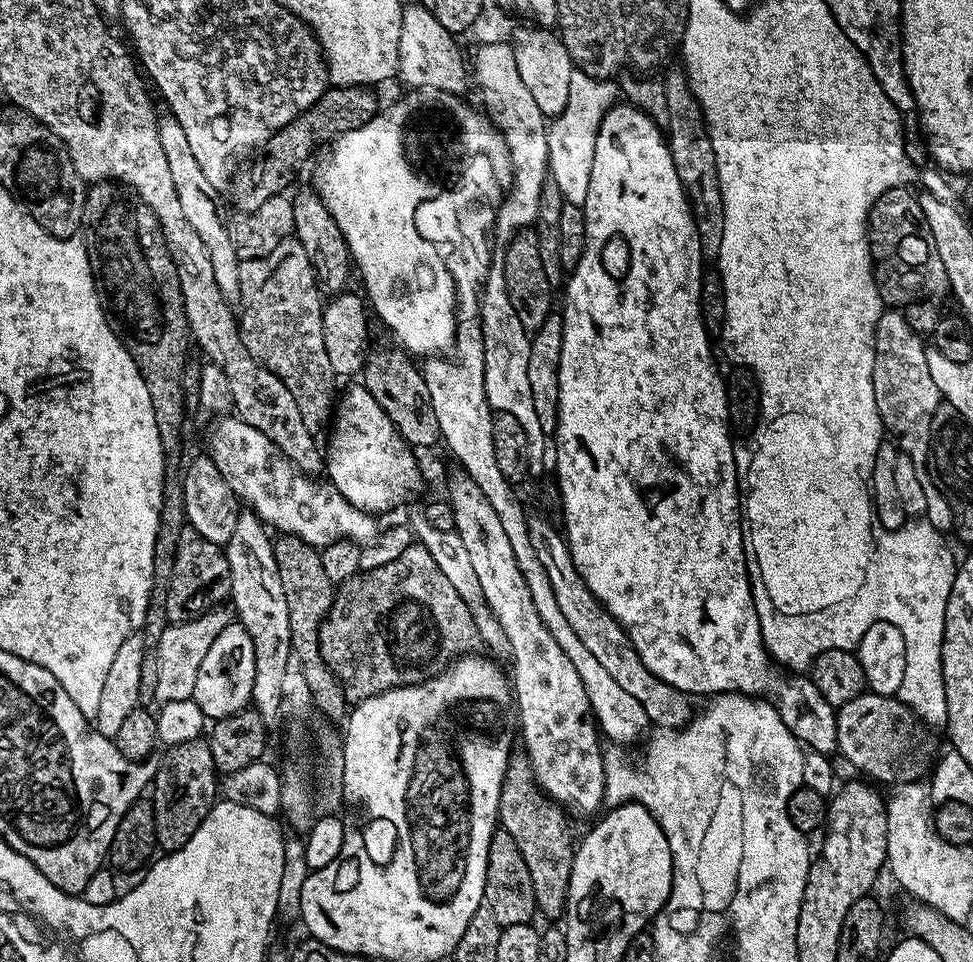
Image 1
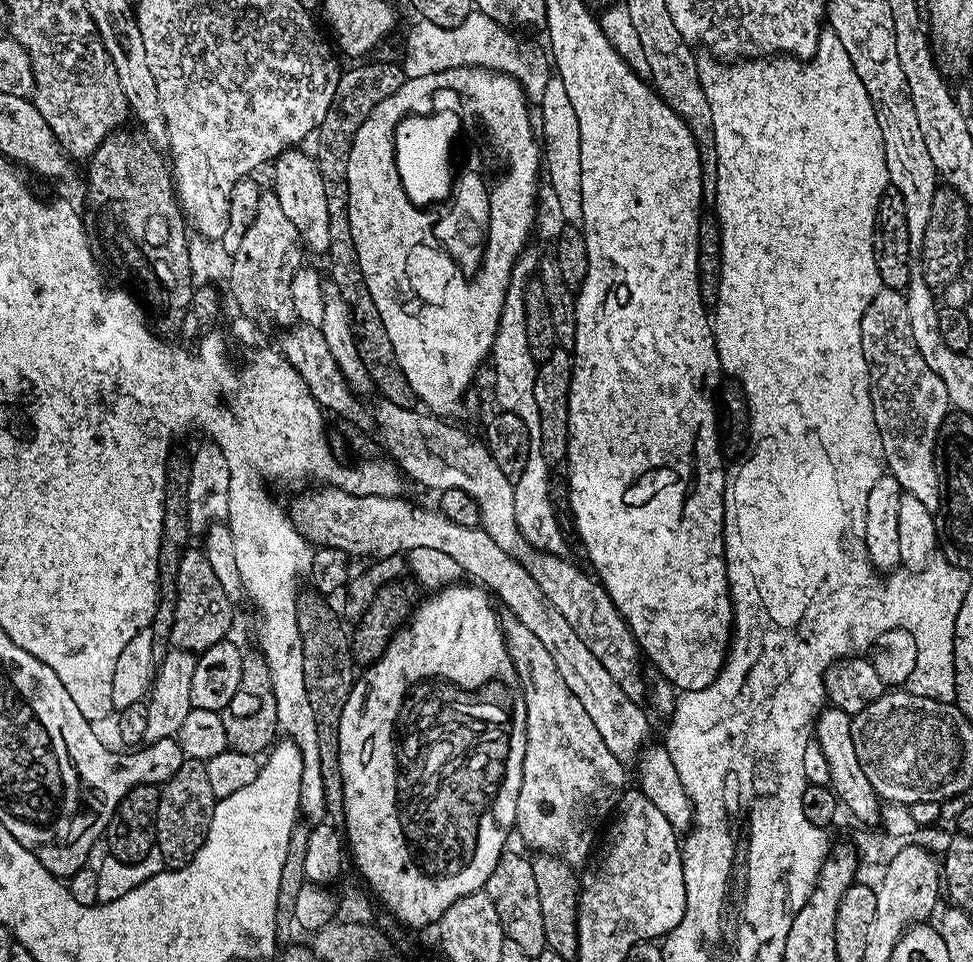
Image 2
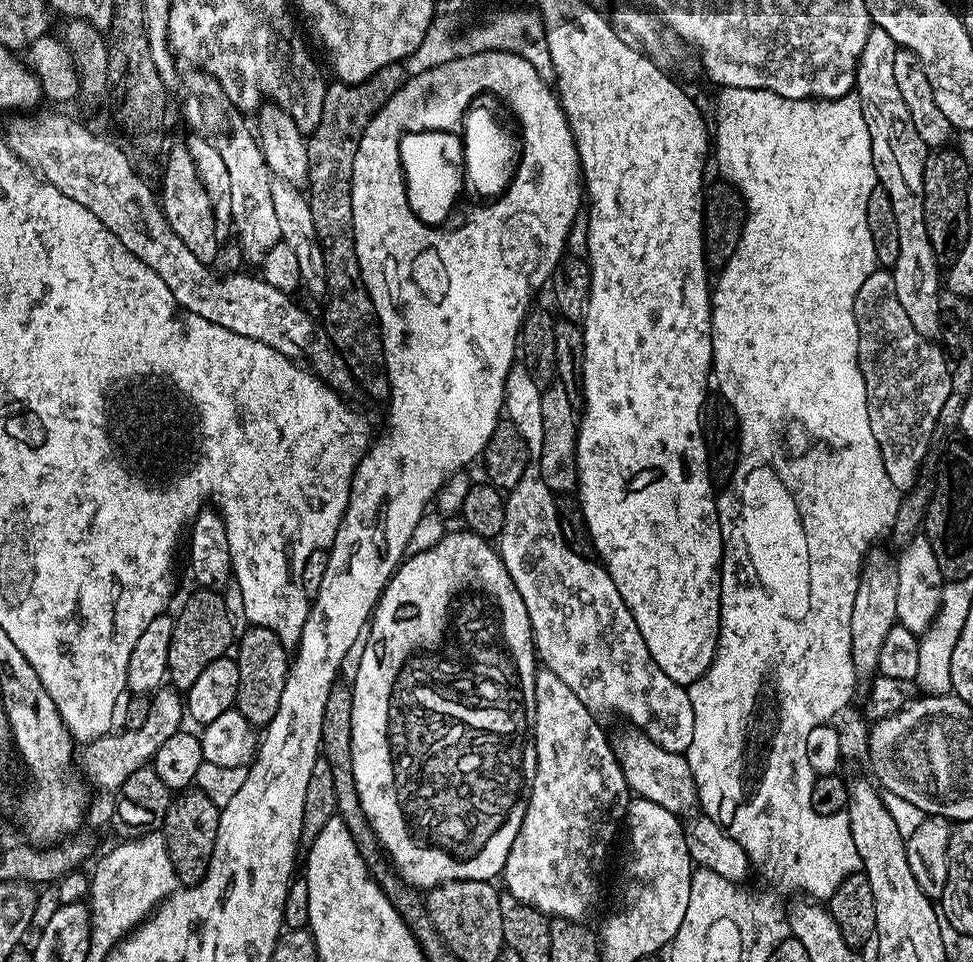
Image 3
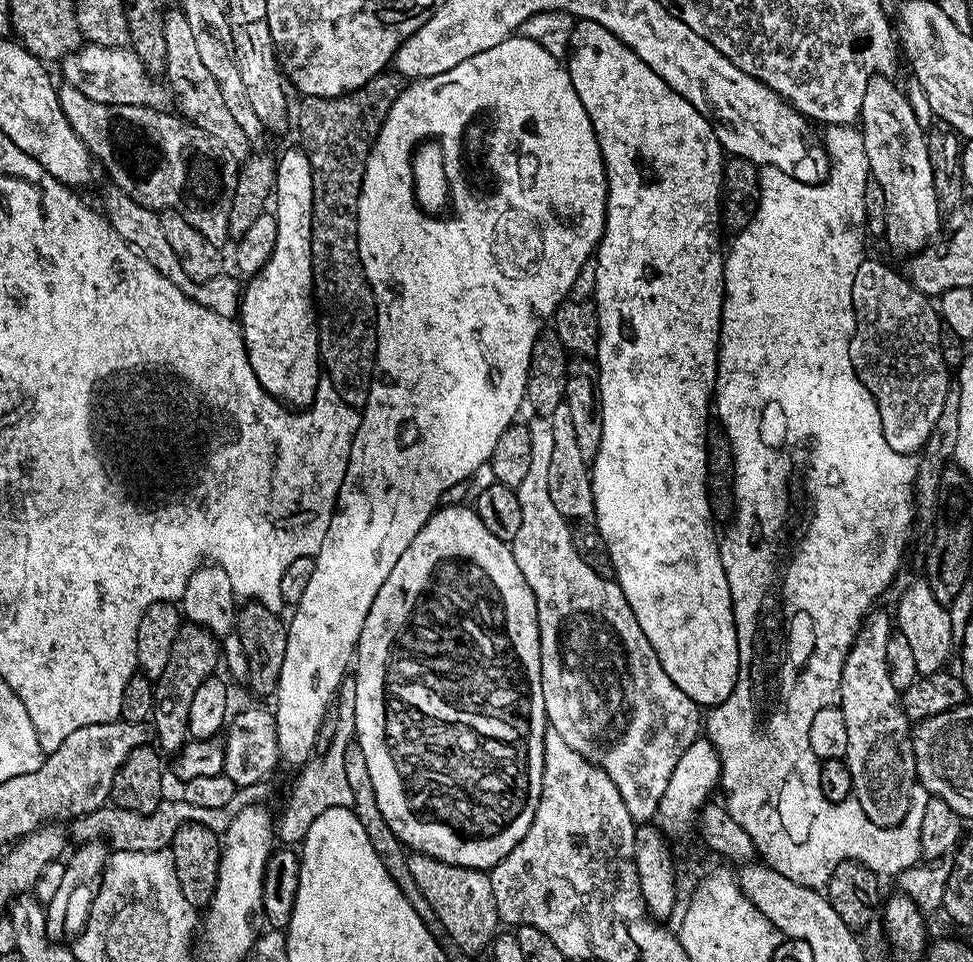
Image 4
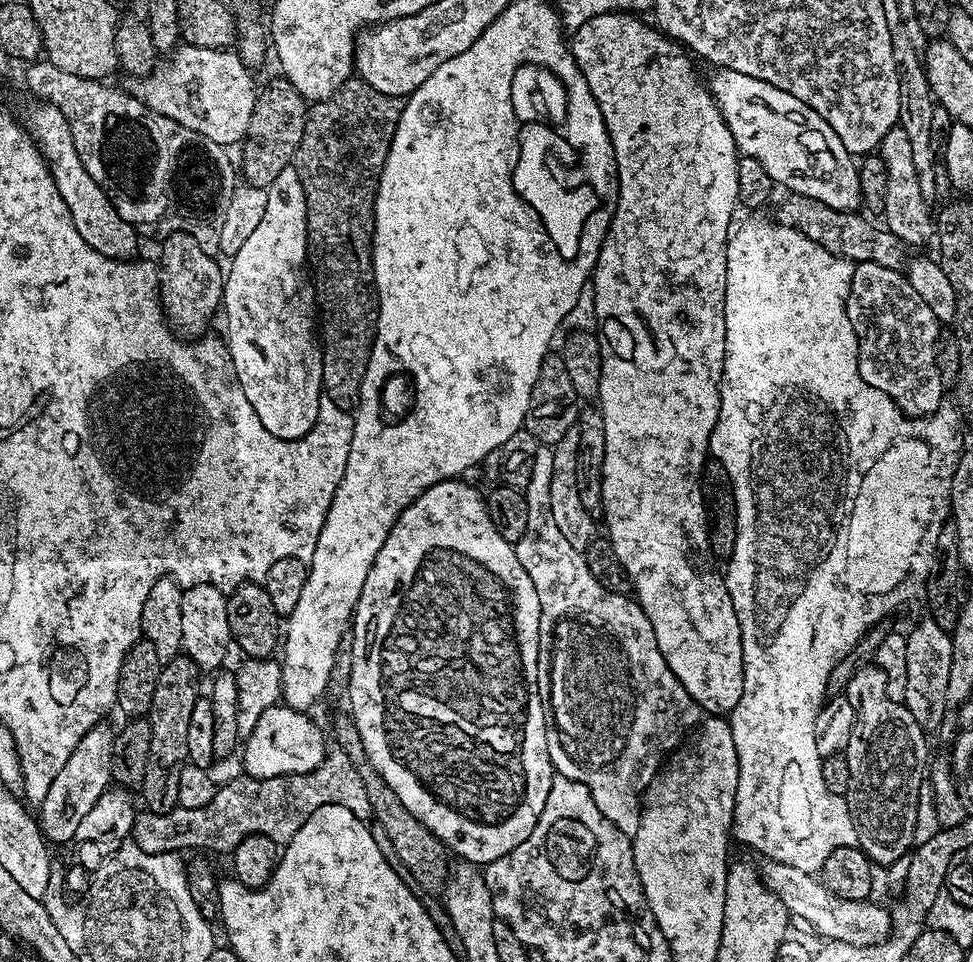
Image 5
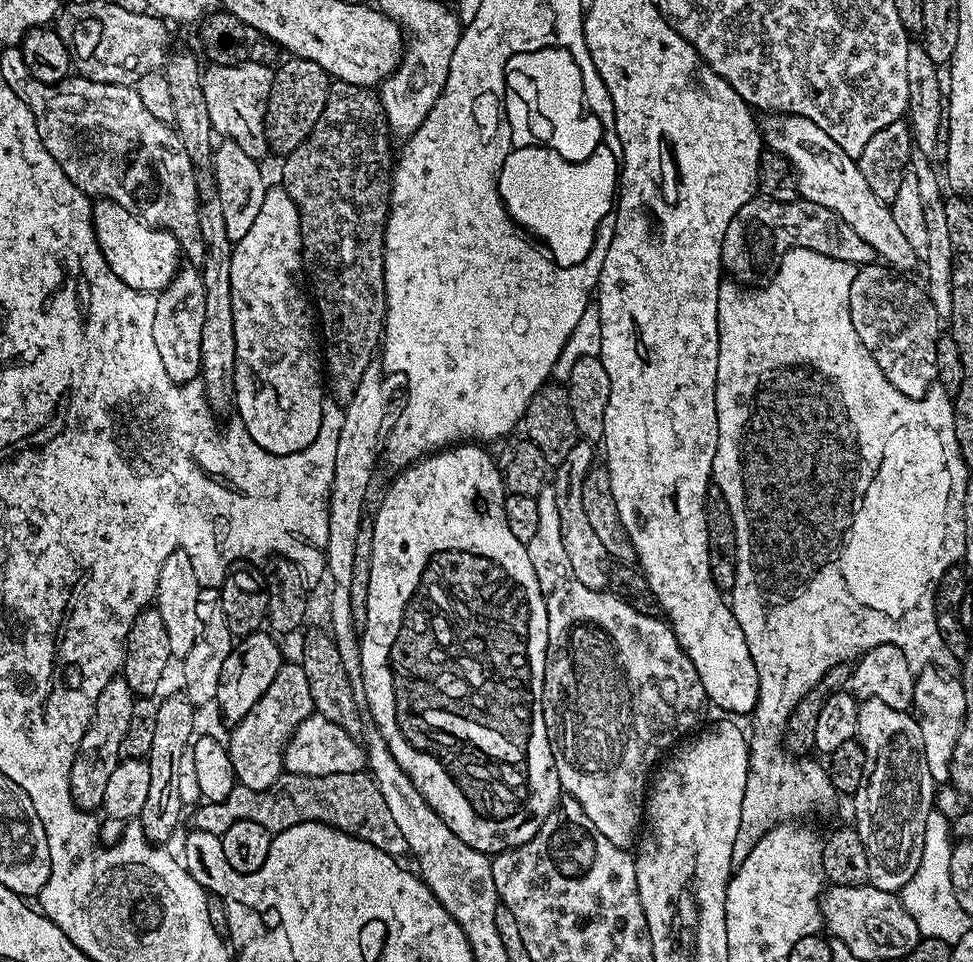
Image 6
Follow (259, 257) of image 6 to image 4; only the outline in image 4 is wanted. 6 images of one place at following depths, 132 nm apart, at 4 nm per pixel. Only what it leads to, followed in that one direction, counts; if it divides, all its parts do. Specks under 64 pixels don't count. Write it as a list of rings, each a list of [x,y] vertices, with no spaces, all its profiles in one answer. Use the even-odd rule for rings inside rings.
[[[295,147],[279,154],[276,161],[274,213],[277,220],[277,242],[264,268],[253,275],[243,289],[238,323],[244,332],[248,361],[258,382],[285,405],[304,410],[316,396],[316,388],[322,379],[322,365],[318,312],[314,307],[312,287],[312,171],[310,158],[306,158],[303,147]]]

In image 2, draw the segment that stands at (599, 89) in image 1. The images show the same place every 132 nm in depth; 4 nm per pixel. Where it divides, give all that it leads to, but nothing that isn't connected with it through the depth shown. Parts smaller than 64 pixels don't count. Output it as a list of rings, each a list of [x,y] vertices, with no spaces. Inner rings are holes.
[[[549,75],[546,82],[546,94],[542,94],[538,108],[540,108],[538,124],[542,129],[542,164],[546,172],[548,168],[548,180],[552,183],[552,196],[556,199],[556,208],[560,211],[565,225],[583,225],[582,186],[580,185],[582,150],[578,134],[578,118],[574,114],[574,106],[570,106],[570,97],[566,94],[566,86],[560,76]]]

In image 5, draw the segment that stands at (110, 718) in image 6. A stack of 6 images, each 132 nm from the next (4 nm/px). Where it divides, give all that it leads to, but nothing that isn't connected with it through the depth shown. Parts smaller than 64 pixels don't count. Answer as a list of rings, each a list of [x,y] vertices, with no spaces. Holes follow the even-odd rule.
[[[104,722],[95,724],[80,739],[78,746],[74,746],[70,758],[66,758],[66,766],[58,770],[58,778],[50,782],[50,790],[46,790],[46,798],[38,806],[40,831],[44,833],[44,839],[53,845],[71,845],[75,841],[82,818],[94,810],[94,802],[98,802],[98,798],[102,798],[102,794],[113,783],[112,751],[116,745],[116,732],[106,725]]]

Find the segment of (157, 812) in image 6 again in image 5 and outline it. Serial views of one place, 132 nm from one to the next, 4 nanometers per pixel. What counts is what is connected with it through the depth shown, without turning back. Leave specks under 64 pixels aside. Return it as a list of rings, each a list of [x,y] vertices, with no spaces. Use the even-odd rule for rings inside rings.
[[[183,654],[161,667],[158,690],[154,690],[150,713],[150,762],[146,764],[146,778],[142,785],[144,800],[148,803],[145,805],[149,812],[168,812],[178,805],[178,777],[188,763],[186,734],[190,734],[190,714],[194,714],[194,706],[202,696],[200,679],[202,673],[198,665]]]

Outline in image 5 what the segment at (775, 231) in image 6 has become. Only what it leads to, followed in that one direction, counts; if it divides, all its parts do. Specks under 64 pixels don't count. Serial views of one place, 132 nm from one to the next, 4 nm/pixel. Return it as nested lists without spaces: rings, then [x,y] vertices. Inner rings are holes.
[[[785,195],[777,210],[775,219],[788,224],[794,230],[806,234],[818,246],[830,250],[835,256],[845,256],[848,260],[861,264],[862,262],[874,262],[878,266],[886,266],[890,270],[900,270],[905,267],[904,256],[905,241],[895,231],[887,227],[875,228],[867,215],[859,216],[859,211],[843,212],[826,206],[826,202],[818,202],[814,198],[805,196]],[[888,231],[888,232],[887,232]],[[904,243],[904,244],[903,244]]]

